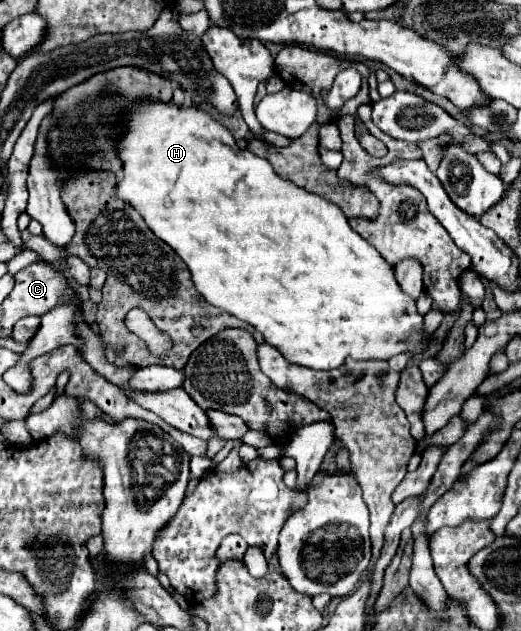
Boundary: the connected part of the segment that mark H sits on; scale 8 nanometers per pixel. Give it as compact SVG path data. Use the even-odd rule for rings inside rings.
M156 101L138 103L128 113L128 125L124 125L124 137L120 137L120 159L124 161L124 171L122 175L118 175L118 195L124 201L132 203L132 207L136 207L138 213L144 217L146 225L180 255L180 259L188 265L192 273L192 281L198 293L214 307L224 309L226 313L258 329L264 335L266 343L272 345L276 351L280 351L286 361L316 371L330 371L344 365L348 357L356 361L370 361L370 359L388 361L390 357L400 353L410 353L414 357L420 341L428 339L428 335L424 333L424 317L416 311L416 299L408 297L400 289L394 277L394 267L386 263L380 251L372 247L366 239L362 239L356 231L352 231L342 209L332 201L308 193L306 189L294 185L292 181L286 181L280 175L276 175L272 165L268 165L268 161L252 155L252 151L248 149L240 149L232 133L224 129L218 121L214 121L206 111L198 107L176 107L174 103L168 105L156 105ZM412 335L416 335L416 341L410 341Z

